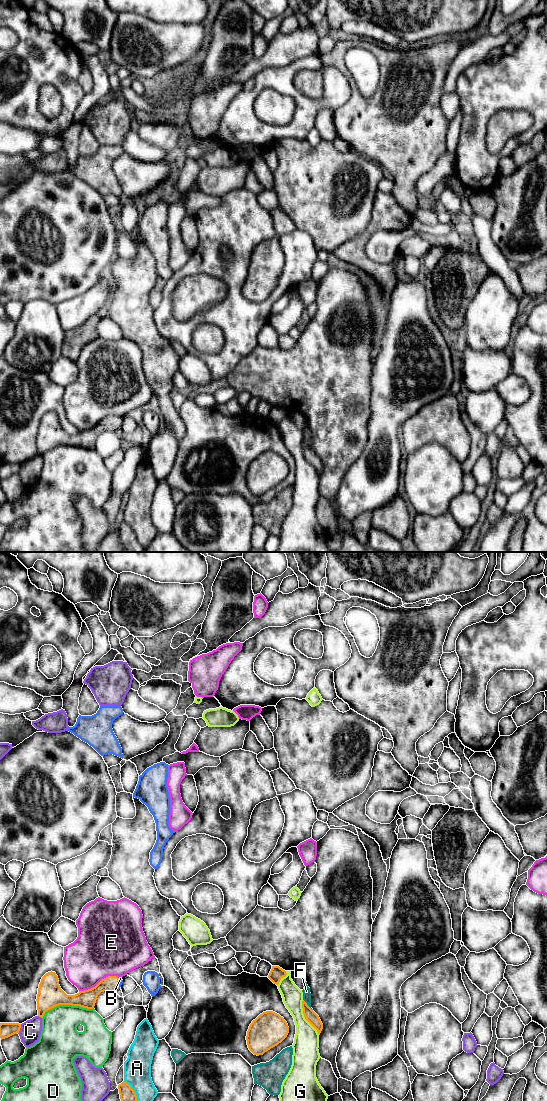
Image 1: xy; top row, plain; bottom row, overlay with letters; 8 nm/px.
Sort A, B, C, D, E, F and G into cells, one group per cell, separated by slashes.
A / B / C / D / E / F / G

